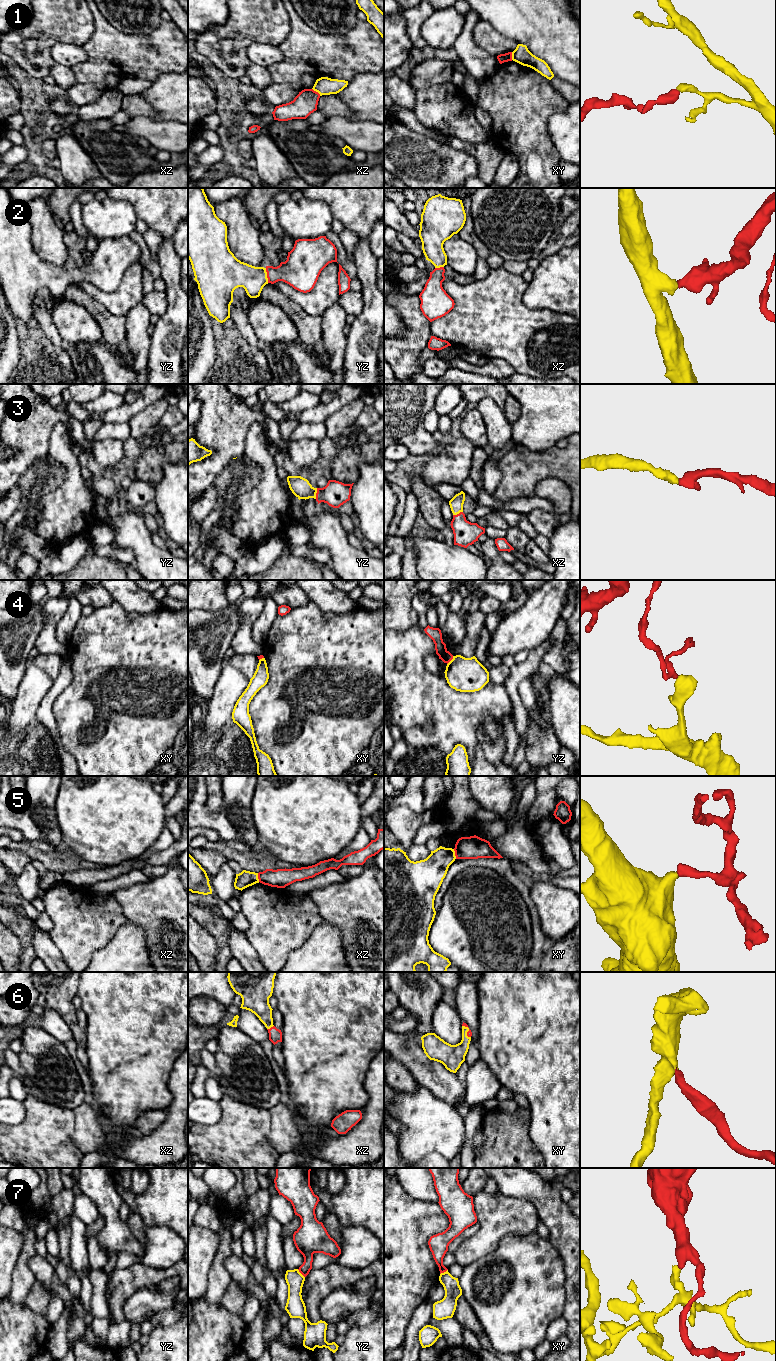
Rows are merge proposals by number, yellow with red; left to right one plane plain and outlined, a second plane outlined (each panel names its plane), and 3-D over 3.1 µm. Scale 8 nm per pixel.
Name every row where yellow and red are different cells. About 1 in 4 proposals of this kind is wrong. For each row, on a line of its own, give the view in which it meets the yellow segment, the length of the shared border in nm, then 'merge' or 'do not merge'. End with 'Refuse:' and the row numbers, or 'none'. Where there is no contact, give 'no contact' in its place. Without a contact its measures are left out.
1: xz | 90 nm | do not merge
2: yz | 120 nm | merge
3: yz | 90 nm | merge
4: yz | 90 nm | do not merge
5: xy | 80 nm | do not merge
6: xz | 70 nm | merge
7: yz | 90 nm | do not merge
Refuse: 1, 4, 5, 7

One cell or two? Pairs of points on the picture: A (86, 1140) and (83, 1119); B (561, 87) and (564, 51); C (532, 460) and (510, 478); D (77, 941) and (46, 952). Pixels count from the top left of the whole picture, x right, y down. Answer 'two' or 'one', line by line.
A: one
B: two
C: one
D: two

